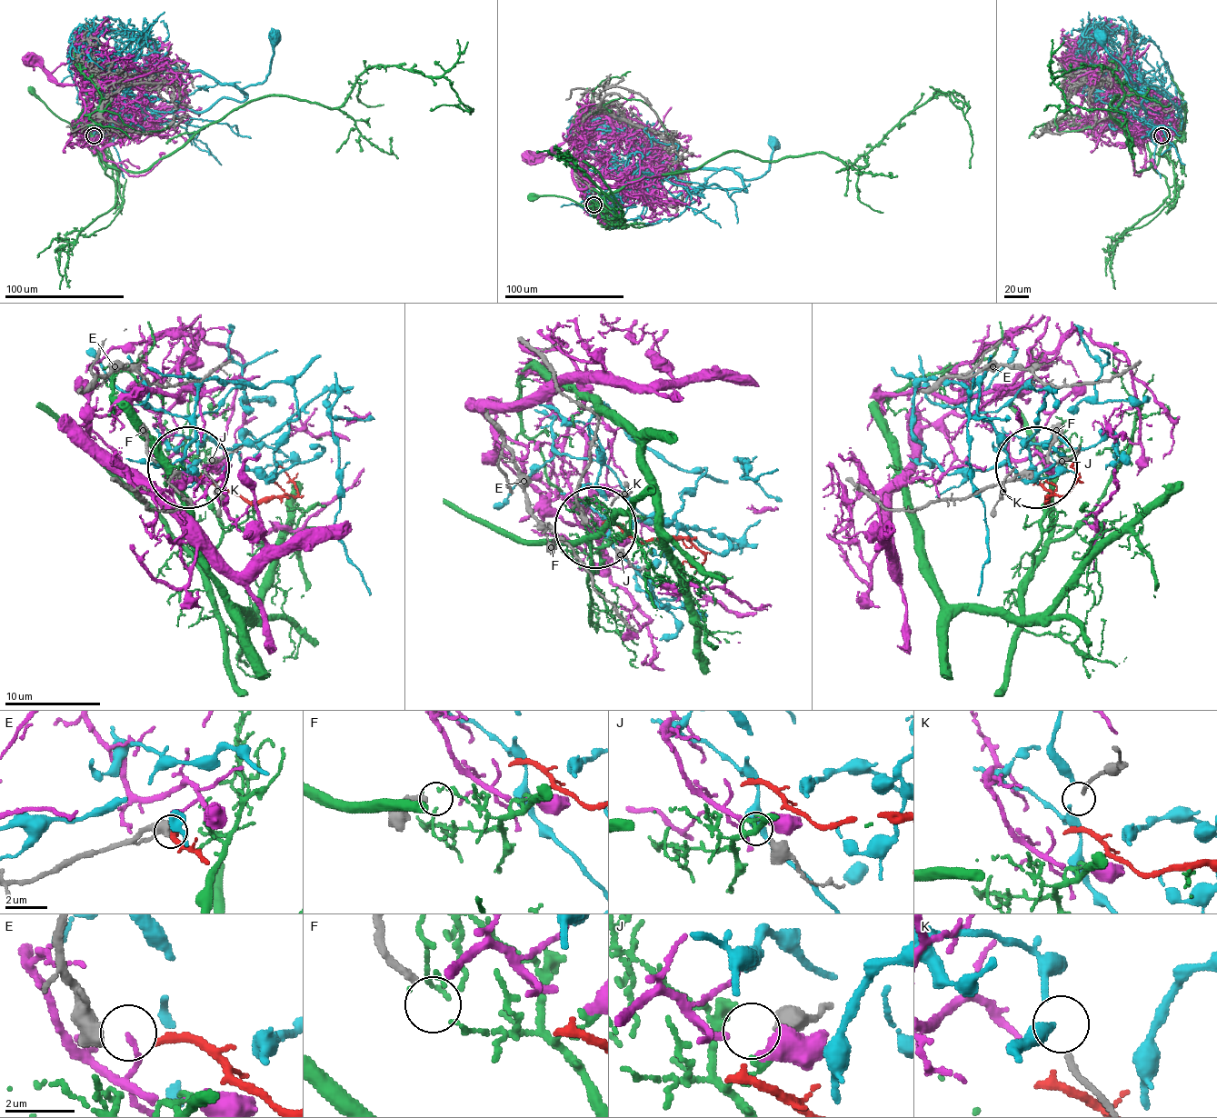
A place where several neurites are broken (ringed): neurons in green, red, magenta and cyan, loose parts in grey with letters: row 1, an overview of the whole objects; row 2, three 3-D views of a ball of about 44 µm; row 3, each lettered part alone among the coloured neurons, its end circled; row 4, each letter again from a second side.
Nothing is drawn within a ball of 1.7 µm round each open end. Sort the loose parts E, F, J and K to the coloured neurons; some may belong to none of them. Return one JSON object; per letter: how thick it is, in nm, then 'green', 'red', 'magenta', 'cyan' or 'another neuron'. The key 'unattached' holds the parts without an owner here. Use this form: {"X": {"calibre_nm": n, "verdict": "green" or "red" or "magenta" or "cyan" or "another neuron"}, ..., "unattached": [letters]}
{"E": {"calibre_nm": 480, "verdict": "red"}, "F": {"calibre_nm": 200, "verdict": "another neuron"}, "J": {"calibre_nm": 460, "verdict": "magenta"}, "K": {"calibre_nm": 160, "verdict": "cyan"}, "unattached": ["F"]}

